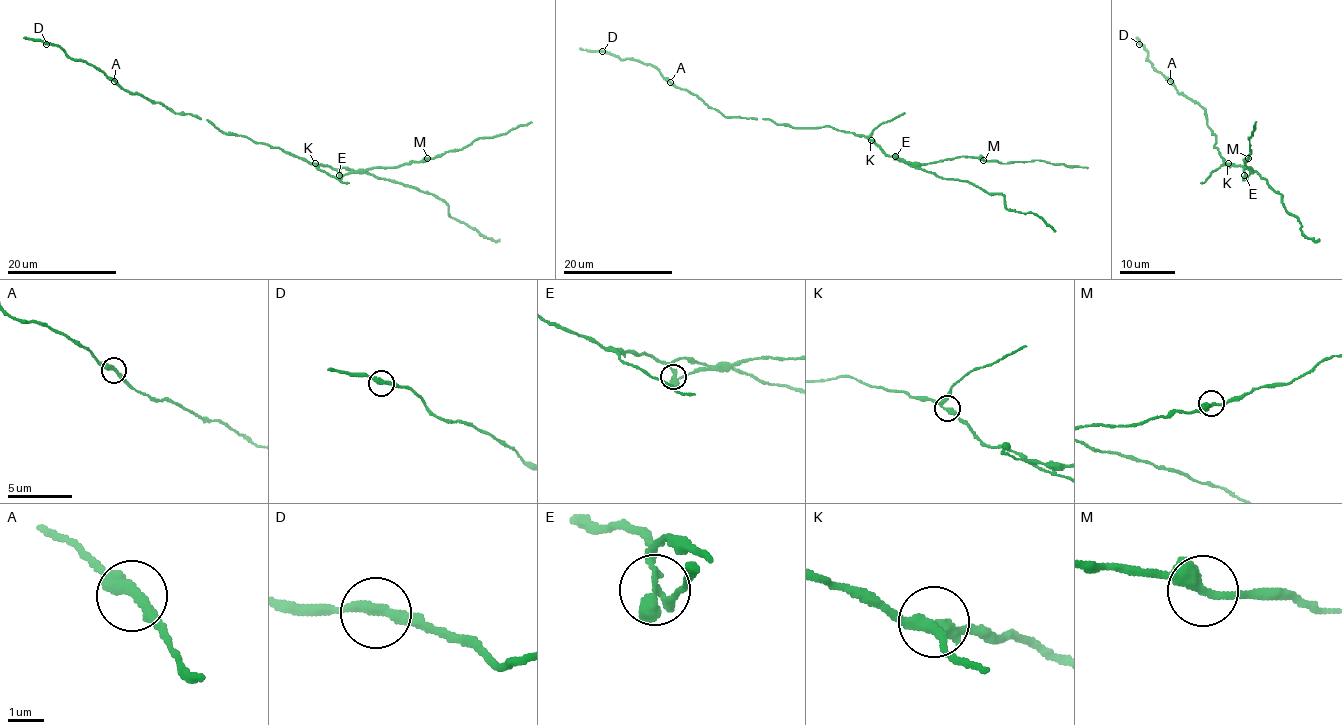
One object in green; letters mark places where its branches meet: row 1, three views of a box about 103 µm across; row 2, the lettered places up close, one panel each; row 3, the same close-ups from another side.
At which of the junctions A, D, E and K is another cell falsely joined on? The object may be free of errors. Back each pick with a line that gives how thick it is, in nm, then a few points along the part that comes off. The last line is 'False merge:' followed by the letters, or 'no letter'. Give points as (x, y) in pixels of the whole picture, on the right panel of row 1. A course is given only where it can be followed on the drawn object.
E: 300 nm | (1244, 176), (1252, 170), (1244, 165), (1251, 152), (1248, 138), (1255, 122)
False merge: E

